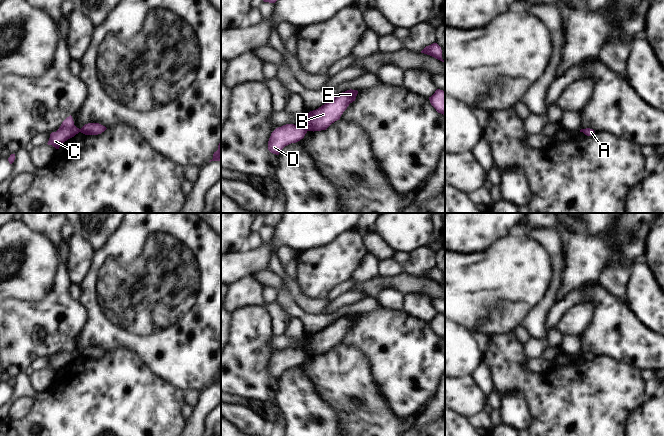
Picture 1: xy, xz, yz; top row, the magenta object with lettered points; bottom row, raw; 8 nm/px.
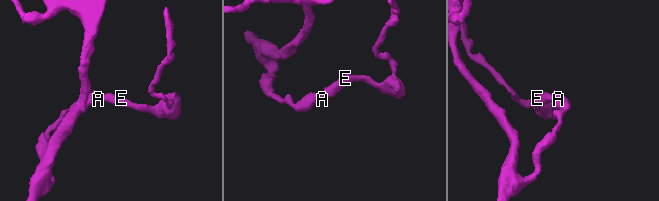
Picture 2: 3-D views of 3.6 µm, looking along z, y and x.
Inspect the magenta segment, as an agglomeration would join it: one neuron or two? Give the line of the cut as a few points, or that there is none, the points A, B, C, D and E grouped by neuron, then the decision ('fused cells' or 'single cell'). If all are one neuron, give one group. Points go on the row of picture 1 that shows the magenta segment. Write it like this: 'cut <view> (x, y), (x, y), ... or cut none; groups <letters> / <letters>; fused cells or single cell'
cut xz (302, 125), (307, 130); groups A C D / B E; fused cells

